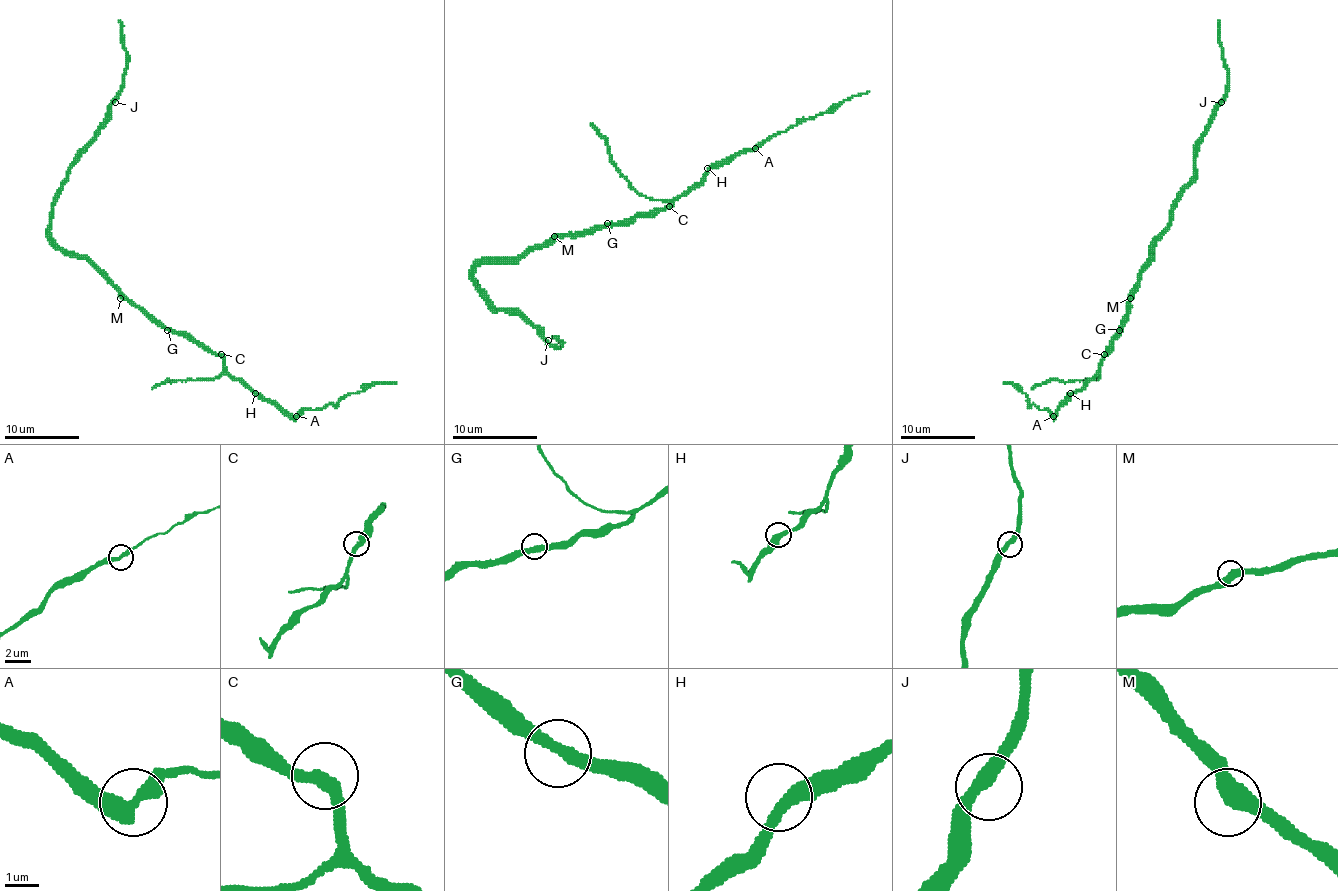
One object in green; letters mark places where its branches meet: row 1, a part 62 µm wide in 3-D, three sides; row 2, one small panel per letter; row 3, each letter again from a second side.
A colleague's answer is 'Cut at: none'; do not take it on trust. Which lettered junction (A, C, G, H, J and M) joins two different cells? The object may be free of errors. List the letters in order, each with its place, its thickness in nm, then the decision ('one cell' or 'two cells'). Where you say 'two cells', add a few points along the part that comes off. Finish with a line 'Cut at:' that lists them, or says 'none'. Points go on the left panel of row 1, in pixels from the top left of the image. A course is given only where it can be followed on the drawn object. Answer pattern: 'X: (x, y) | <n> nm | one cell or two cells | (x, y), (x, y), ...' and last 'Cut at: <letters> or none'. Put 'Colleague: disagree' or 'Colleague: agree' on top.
Colleague: disagree
A: (296, 416) | 400 nm | two cells | (296, 415), (305, 410), (337, 404), (352, 393), (376, 384), (396, 382)
C: (221, 354) | 340 nm | one cell
G: (167, 330) | 380 nm | one cell
H: (255, 393) | 380 nm | one cell
J: (115, 102) | 360 nm | one cell
M: (120, 298) | 480 nm | one cell
Cut at: A

